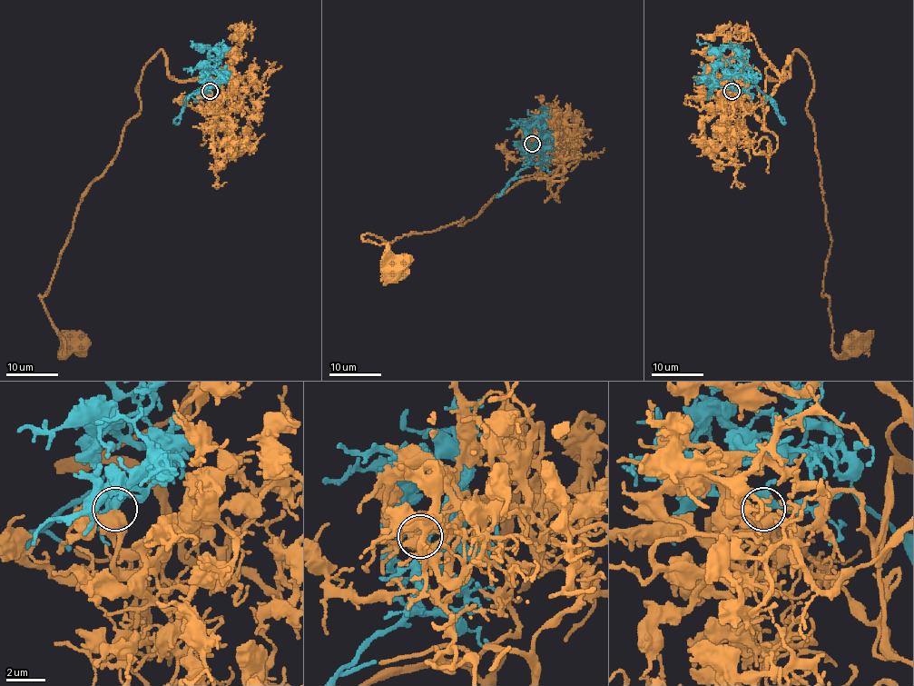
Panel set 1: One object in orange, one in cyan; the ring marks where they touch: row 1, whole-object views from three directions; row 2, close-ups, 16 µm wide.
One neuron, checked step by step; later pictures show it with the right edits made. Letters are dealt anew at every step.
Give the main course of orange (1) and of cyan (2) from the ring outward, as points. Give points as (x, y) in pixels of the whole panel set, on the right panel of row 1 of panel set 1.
1: (732, 91), (727, 104), (753, 85), (762, 98), (796, 50), (810, 65), (822, 294), (832, 350), (854, 342)
2: (732, 91), (720, 86), (719, 81), (727, 74), (753, 72), (730, 62), (740, 58), (740, 48), (730, 41)

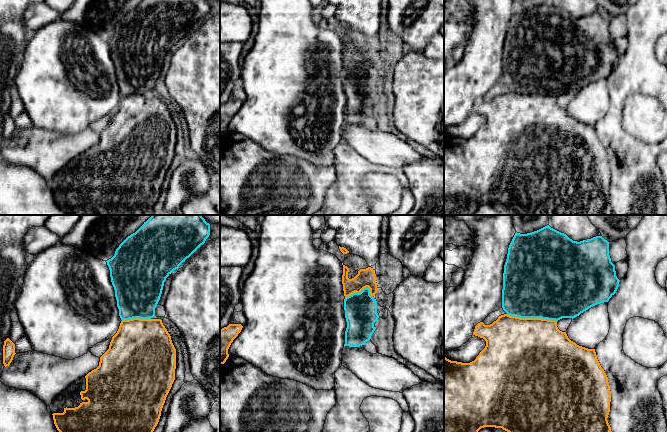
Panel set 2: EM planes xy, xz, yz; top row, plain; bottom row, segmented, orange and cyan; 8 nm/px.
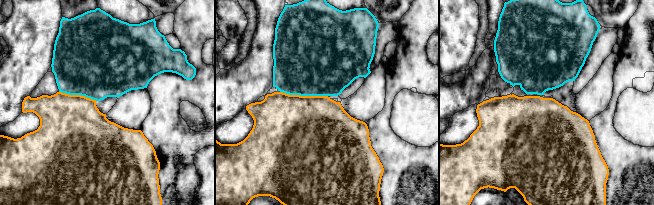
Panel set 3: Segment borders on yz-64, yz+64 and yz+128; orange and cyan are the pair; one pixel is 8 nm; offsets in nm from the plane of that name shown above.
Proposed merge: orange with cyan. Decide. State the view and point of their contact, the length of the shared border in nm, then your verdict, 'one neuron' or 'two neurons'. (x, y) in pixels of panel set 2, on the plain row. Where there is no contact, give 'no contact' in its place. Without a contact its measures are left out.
yz (532, 94) | 400 nm | one neuron

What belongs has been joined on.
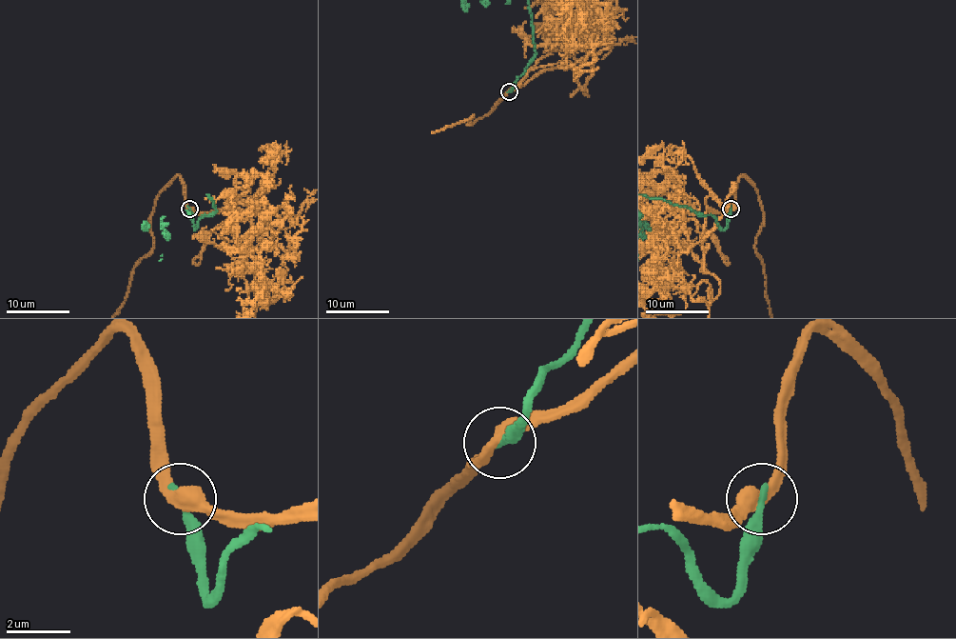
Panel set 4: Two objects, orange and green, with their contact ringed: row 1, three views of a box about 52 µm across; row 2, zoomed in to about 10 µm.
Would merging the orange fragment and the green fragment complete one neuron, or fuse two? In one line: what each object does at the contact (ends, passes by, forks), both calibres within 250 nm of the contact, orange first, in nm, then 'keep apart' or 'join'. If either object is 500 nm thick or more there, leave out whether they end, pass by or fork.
orange passes by; green ends there; 420 nm thick on the orange side, 280 nm on the other; keep apart

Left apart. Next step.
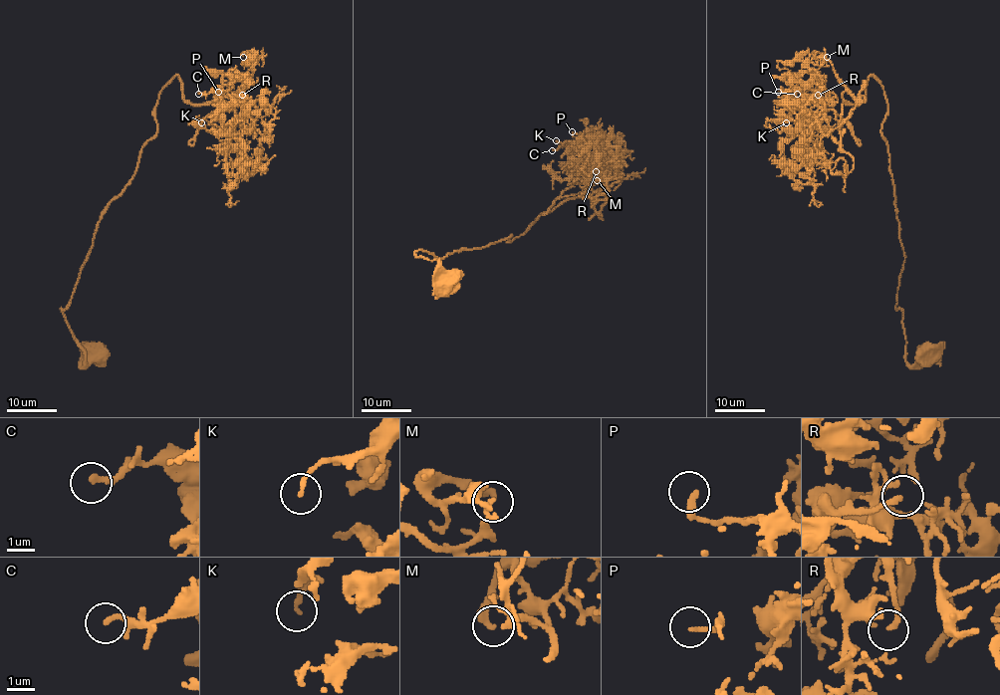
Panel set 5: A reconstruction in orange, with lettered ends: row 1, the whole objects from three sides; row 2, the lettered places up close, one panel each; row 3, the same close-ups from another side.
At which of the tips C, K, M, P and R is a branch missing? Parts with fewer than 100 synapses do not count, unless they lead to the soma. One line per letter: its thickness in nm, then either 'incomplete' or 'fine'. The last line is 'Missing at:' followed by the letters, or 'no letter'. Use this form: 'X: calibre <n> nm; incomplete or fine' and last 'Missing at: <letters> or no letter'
C: calibre 150 nm; fine
K: calibre 160 nm; fine
M: calibre 300 nm; incomplete
P: calibre 220 nm; fine
R: calibre 190 nm; fine
Missing at: M

